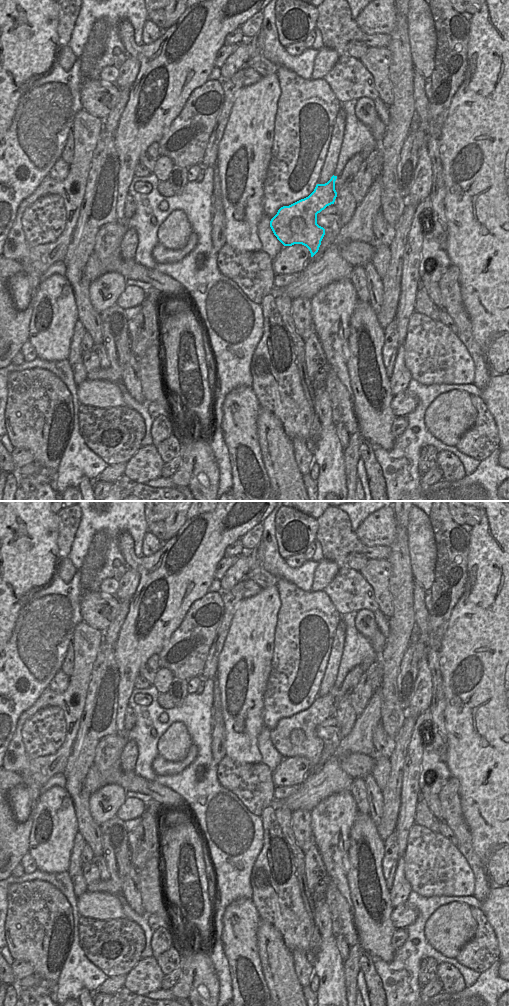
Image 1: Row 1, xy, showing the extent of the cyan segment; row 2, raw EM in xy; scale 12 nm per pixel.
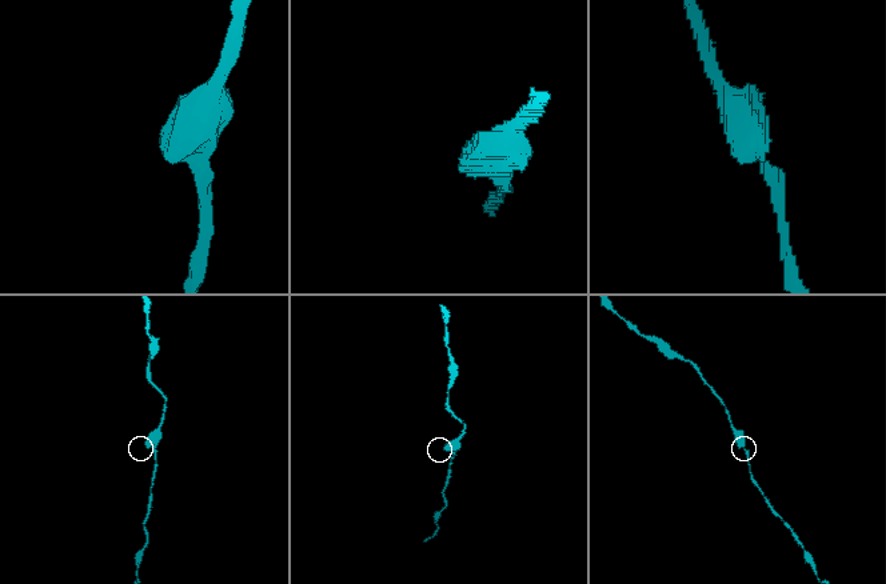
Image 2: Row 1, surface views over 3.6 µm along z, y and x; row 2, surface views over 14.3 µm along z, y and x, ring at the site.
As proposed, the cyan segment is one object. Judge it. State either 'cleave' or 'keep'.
keep

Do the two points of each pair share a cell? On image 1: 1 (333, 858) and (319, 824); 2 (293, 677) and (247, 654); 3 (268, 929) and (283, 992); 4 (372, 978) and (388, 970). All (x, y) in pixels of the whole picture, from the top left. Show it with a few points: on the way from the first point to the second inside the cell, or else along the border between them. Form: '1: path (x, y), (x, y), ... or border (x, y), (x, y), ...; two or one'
1: path (331, 850), (329, 848), (329, 834), (327, 832); one
2: border (274, 643), (271, 670), (265, 689); two
3: path (271, 945), (277, 960), (280, 976); one
4: border (373, 958), (374, 969), (386, 995); two

